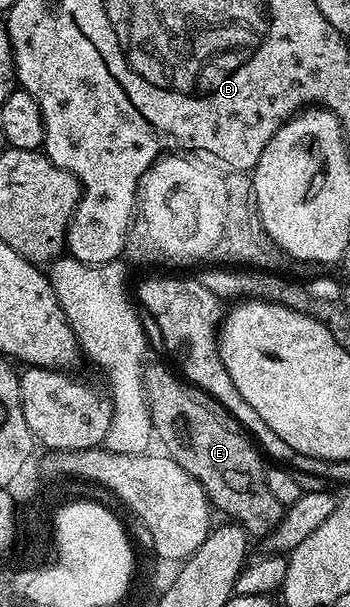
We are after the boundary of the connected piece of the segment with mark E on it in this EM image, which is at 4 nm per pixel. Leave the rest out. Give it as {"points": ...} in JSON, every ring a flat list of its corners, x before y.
{"points":[[153,362,142,369,152,426,164,446,168,446,168,456,204,486,206,497,217,511,219,508,226,515,223,517,241,524,251,537,269,536,280,526,284,506,268,490,266,468,255,441,220,401,203,394,181,375,175,375,164,365]]}

